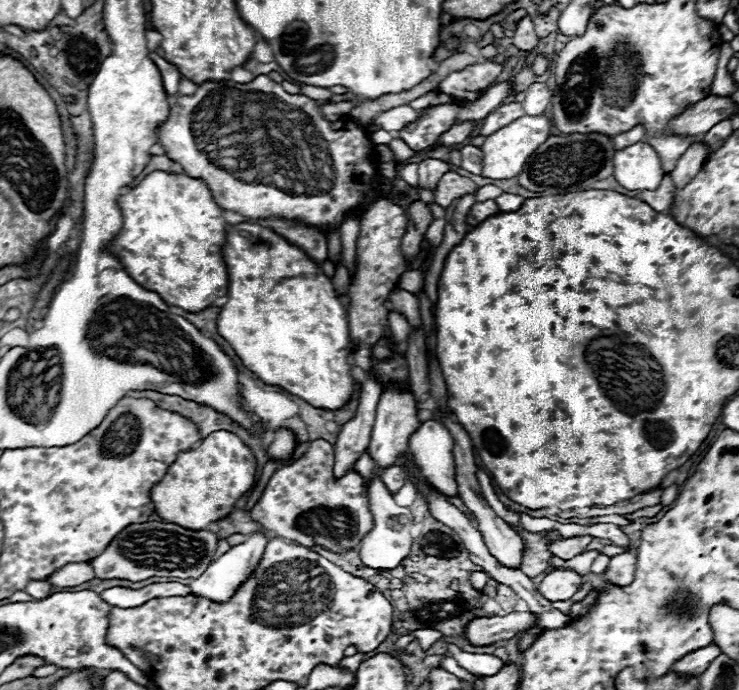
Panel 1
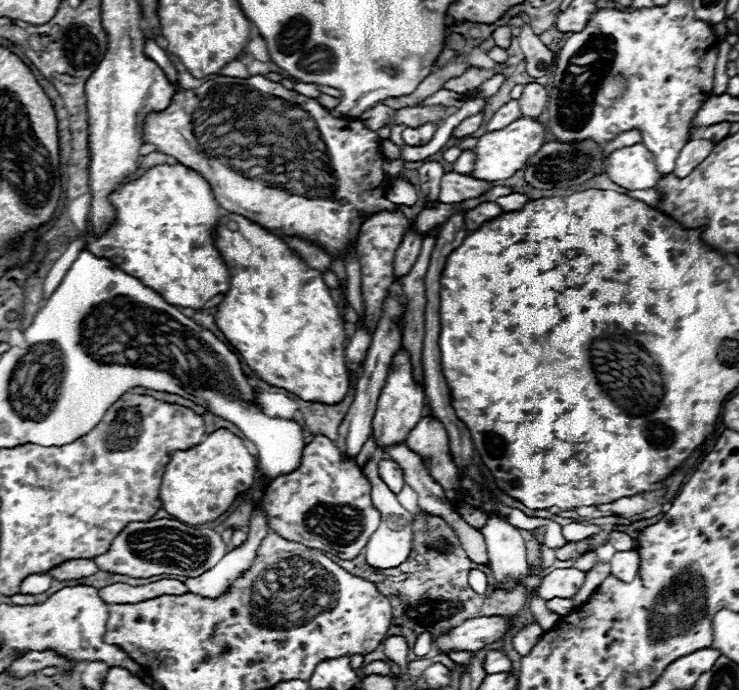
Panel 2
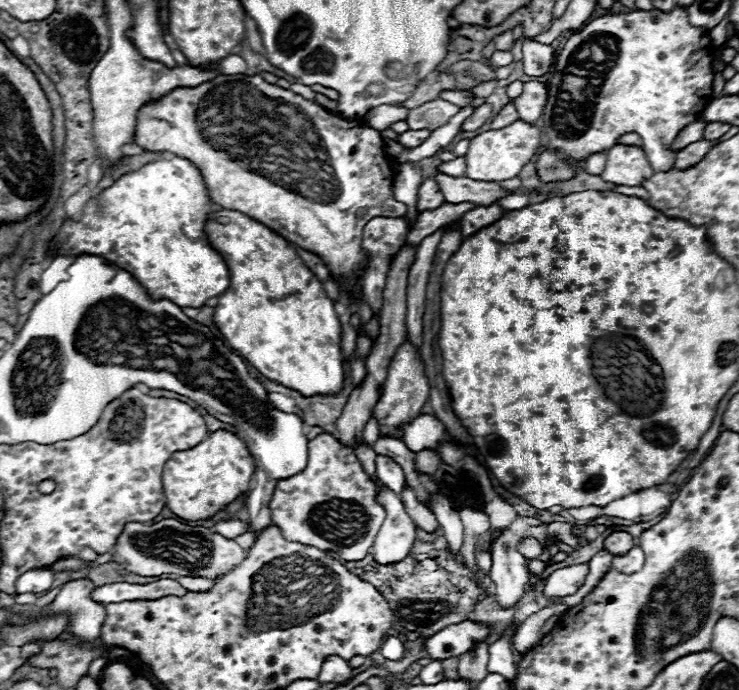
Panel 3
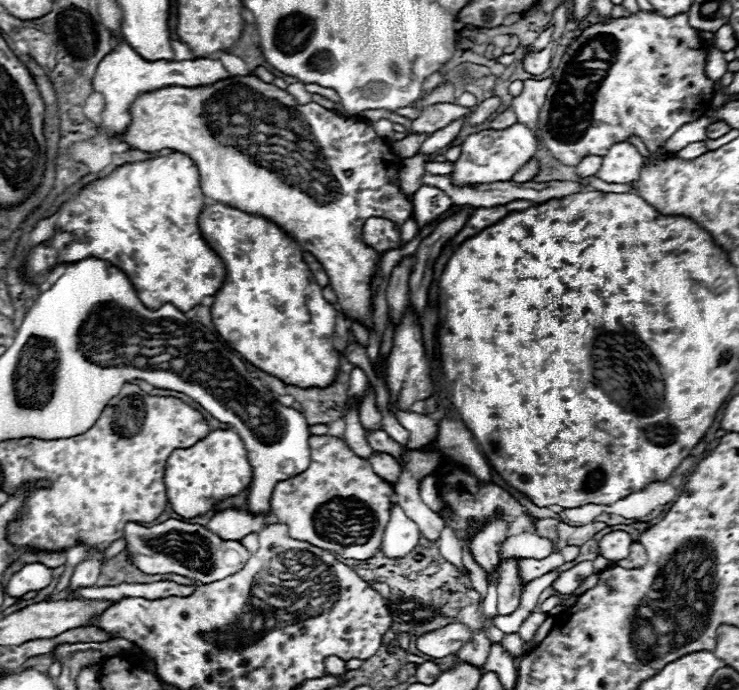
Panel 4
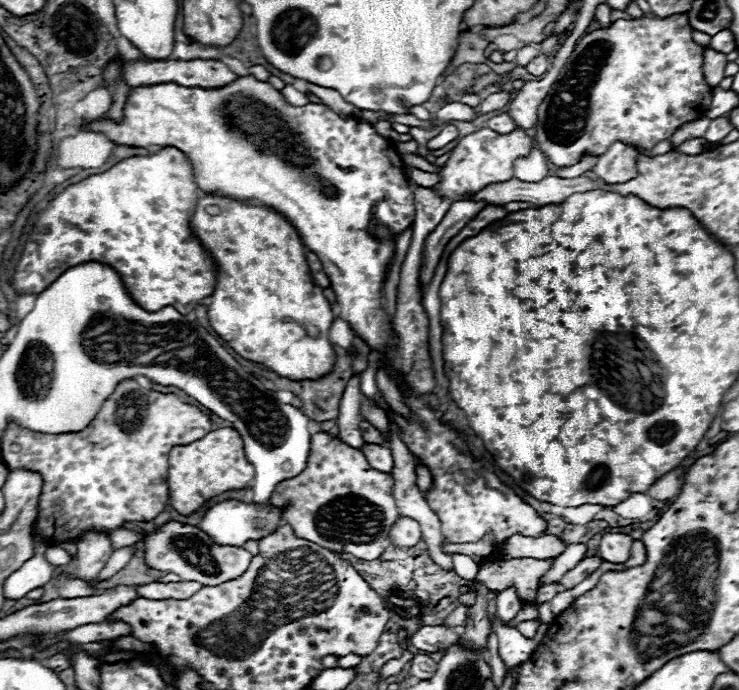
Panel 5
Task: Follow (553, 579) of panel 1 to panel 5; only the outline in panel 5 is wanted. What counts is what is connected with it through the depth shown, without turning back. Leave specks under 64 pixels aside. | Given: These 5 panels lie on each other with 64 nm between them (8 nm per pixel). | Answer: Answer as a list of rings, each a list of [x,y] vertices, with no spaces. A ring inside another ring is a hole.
[[[592,556],[592,558],[584,558],[582,562],[578,562],[572,570],[568,570],[564,576],[562,576],[562,586],[566,588],[566,590],[570,590],[570,588],[574,588],[576,584],[580,584],[582,580],[586,580],[592,572],[596,572],[598,568],[600,568],[600,564],[602,564],[602,558],[598,558],[598,556]]]

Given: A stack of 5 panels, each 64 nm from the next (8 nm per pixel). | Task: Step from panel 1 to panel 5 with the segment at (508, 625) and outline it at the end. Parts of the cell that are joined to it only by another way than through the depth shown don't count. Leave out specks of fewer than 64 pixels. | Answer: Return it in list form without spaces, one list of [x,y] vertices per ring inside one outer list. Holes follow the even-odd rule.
[[[422,626],[416,630],[410,638],[410,644],[422,652],[442,652],[450,644],[460,640],[458,634],[452,632],[452,628],[444,626]]]

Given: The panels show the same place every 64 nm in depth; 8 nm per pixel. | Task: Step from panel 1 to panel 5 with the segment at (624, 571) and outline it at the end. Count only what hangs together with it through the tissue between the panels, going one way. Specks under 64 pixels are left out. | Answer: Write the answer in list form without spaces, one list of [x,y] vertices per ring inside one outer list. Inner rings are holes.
[[[634,540],[630,558],[624,564],[626,564],[626,568],[634,568],[634,566],[642,566],[644,562],[646,562],[646,546],[640,540]]]

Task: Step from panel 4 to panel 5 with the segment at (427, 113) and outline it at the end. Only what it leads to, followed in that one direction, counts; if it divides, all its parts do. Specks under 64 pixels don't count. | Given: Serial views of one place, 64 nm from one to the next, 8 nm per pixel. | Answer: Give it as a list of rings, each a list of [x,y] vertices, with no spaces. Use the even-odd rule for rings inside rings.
[[[450,102],[446,104],[444,108],[440,108],[436,112],[436,116],[432,118],[432,128],[434,126],[440,126],[440,124],[446,124],[448,120],[464,120],[464,122],[472,122],[478,118],[478,112],[462,102]]]

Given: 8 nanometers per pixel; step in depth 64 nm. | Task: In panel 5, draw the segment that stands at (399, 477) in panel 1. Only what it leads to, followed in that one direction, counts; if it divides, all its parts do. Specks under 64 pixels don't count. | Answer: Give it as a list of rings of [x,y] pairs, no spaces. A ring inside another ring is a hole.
[[[364,444],[364,450],[362,450],[370,462],[370,466],[374,470],[380,470],[380,472],[386,472],[390,474],[392,472],[392,466],[394,466],[394,460],[392,460],[392,452],[390,448],[386,446],[372,446],[372,444]]]

